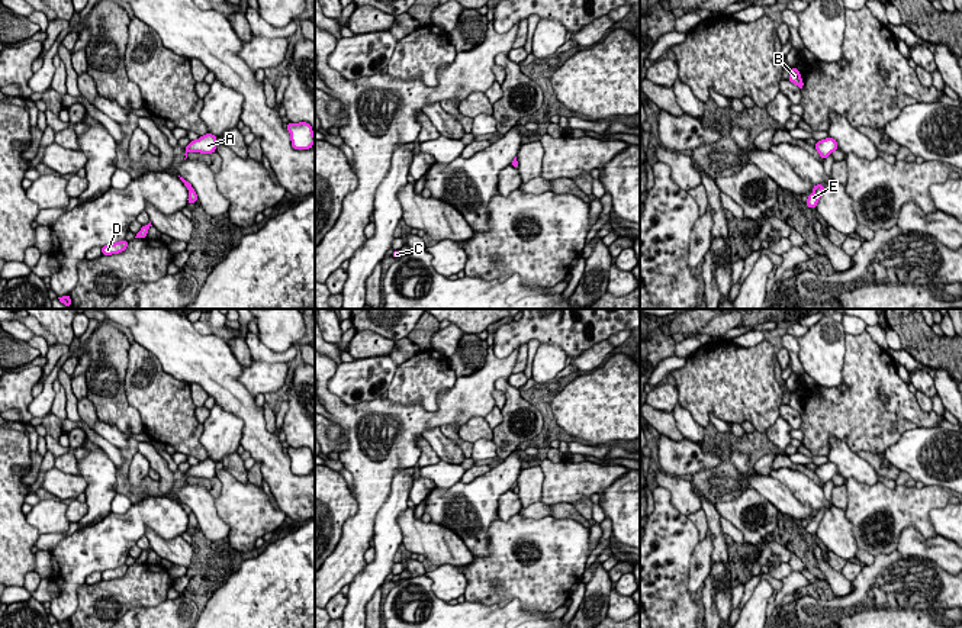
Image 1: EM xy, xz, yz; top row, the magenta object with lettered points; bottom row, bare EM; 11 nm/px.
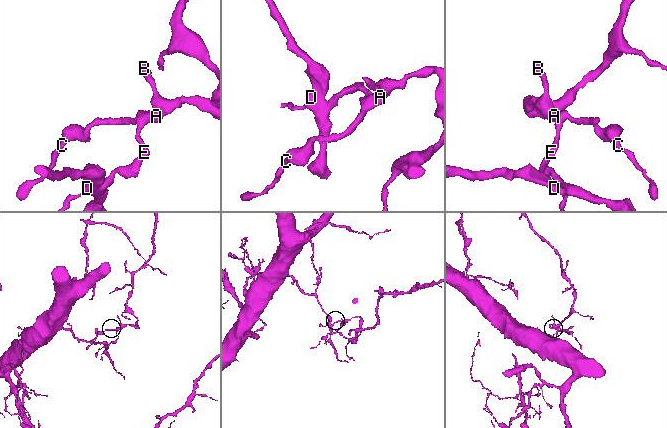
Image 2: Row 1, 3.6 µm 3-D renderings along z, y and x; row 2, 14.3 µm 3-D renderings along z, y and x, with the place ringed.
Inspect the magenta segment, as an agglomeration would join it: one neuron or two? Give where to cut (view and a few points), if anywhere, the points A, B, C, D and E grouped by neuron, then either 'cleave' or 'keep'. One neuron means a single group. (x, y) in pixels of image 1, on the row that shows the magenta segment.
yz (819, 186), (814, 190) | A B C / D E | cleave

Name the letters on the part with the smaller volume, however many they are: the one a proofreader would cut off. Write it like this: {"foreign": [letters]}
{"foreign": ["A", "B", "C"]}

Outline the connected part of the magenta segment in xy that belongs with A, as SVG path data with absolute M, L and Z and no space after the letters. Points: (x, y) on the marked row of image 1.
M207 132L205 136L200 136L196 141L190 141L190 144L184 148L186 158L187 154L192 152L200 152L200 154L213 154L216 151L216 136Z

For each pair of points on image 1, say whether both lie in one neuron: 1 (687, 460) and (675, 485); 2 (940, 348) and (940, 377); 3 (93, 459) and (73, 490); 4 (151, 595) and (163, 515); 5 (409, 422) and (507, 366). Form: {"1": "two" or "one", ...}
{"1": "two", "2": "two", "3": "two", "4": "two", "5": "one"}

